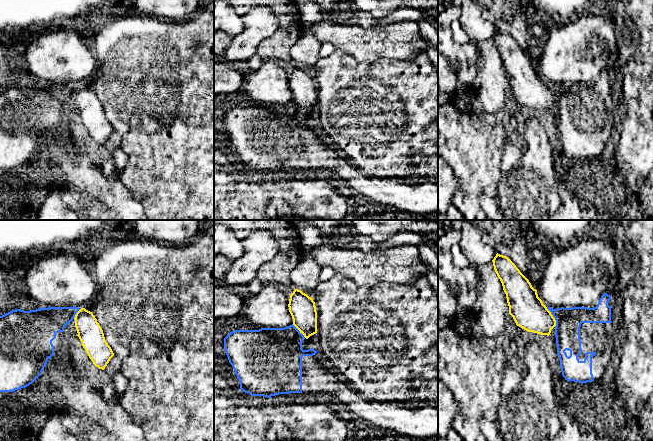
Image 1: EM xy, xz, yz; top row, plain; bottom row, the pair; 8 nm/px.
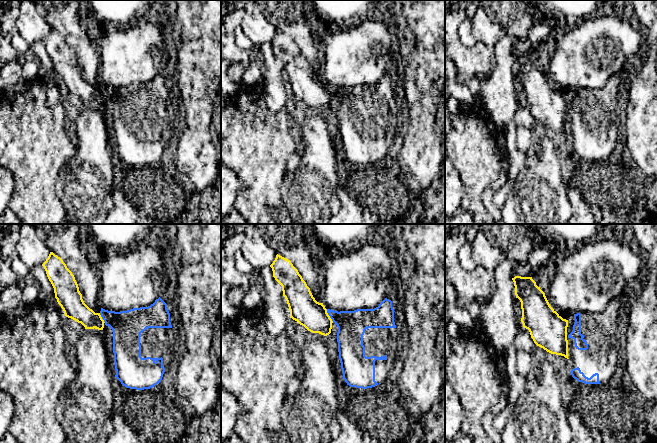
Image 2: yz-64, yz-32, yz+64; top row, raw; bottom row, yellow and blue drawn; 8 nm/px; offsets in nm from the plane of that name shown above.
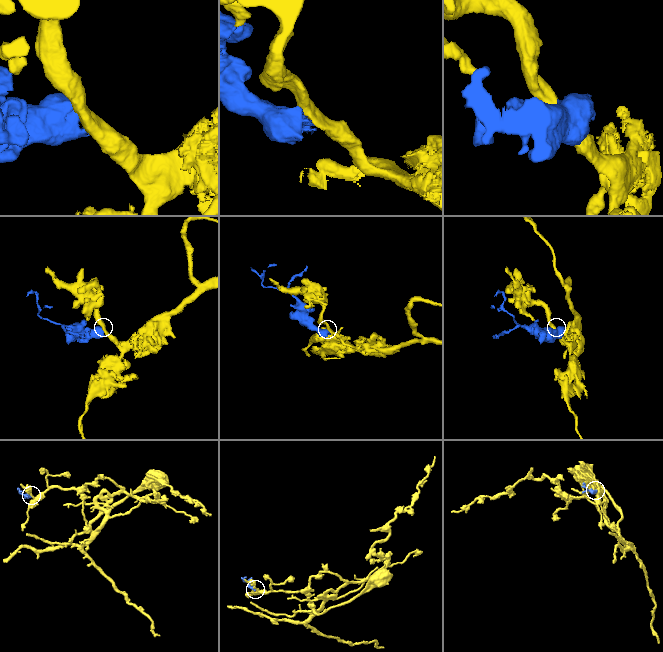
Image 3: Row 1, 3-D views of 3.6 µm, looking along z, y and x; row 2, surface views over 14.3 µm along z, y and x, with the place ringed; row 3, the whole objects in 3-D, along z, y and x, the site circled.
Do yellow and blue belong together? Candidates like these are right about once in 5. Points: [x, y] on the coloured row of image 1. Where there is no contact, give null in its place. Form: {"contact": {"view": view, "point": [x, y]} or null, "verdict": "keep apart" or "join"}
{"contact": {"view": "yz", "point": [553, 317]}, "verdict": "keep apart"}

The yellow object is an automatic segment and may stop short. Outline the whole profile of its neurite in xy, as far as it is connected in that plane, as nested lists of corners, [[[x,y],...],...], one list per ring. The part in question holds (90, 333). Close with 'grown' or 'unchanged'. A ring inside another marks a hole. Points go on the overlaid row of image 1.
[[[81,308],[75,315],[75,327],[83,348],[93,364],[104,370],[114,356],[103,330],[92,312]]]; unchanged

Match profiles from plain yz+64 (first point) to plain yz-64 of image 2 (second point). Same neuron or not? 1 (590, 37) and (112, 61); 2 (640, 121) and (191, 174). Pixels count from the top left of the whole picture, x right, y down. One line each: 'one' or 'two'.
1: one
2: one

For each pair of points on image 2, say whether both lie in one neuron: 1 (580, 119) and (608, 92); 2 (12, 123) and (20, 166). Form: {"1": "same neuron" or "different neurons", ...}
{"1": "same neuron", "2": "same neuron"}

